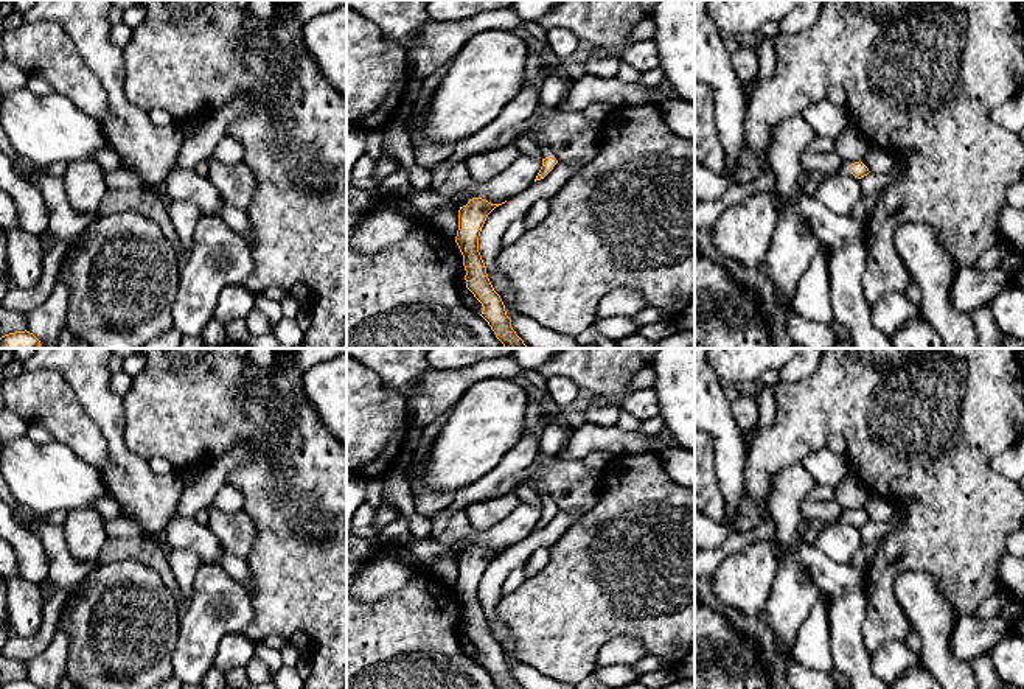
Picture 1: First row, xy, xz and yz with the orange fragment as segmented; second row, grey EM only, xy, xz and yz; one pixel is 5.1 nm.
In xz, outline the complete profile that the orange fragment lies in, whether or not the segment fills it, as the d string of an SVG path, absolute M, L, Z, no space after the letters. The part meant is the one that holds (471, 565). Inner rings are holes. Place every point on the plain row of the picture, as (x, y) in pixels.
M472 546L458 558L458 579L455 591L463 603L466 619L466 636L482 652L482 666L488 670L499 689L522 689L511 675L505 653L494 639L482 603L479 600L479 585L488 563L502 552L491 552L482 546Z

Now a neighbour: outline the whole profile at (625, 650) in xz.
M618 636L600 647L595 666L632 666L646 655L648 652L642 641L629 636Z

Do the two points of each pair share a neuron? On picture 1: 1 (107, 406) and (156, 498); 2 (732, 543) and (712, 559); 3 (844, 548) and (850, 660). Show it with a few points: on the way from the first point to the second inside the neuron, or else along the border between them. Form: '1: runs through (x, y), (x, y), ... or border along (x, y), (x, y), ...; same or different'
1: runs through (112, 430), (120, 458), (132, 475); same
2: runs through (727, 548), (717, 556); same
3: border along (815, 545), (833, 560), (847, 565); different

